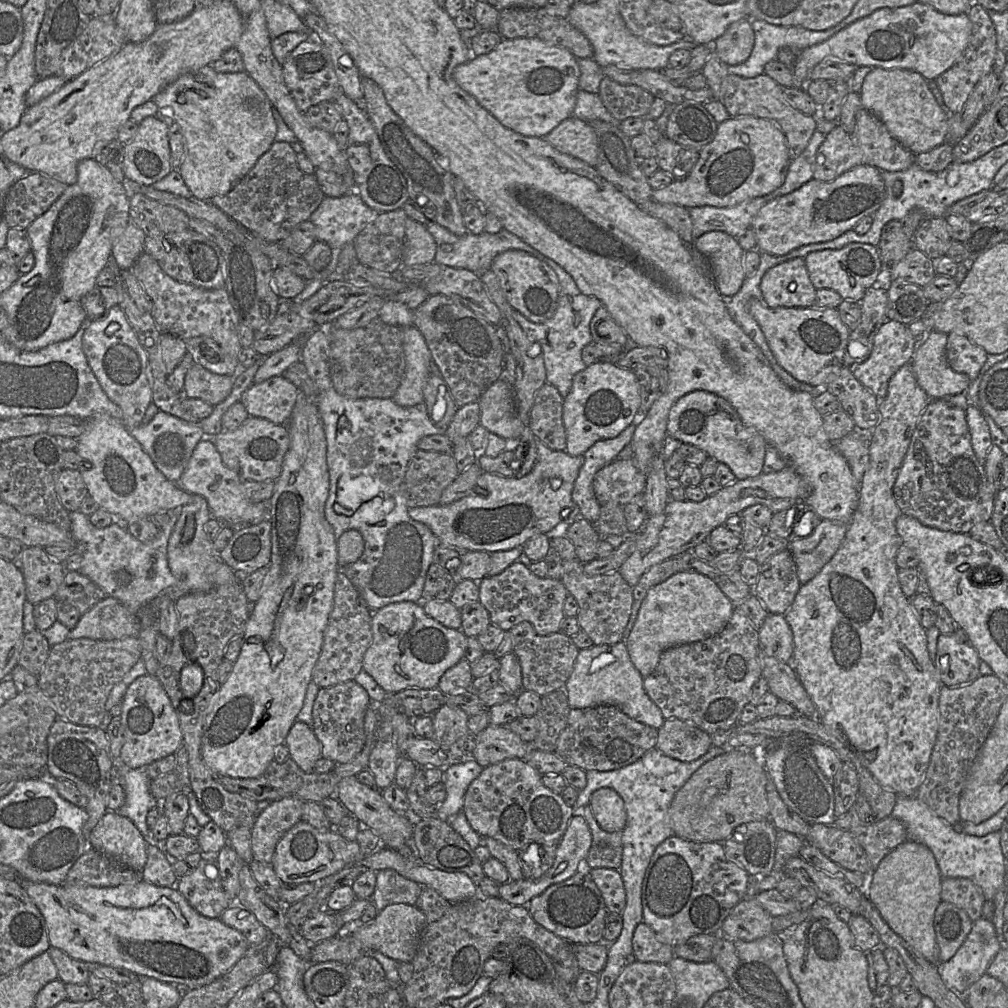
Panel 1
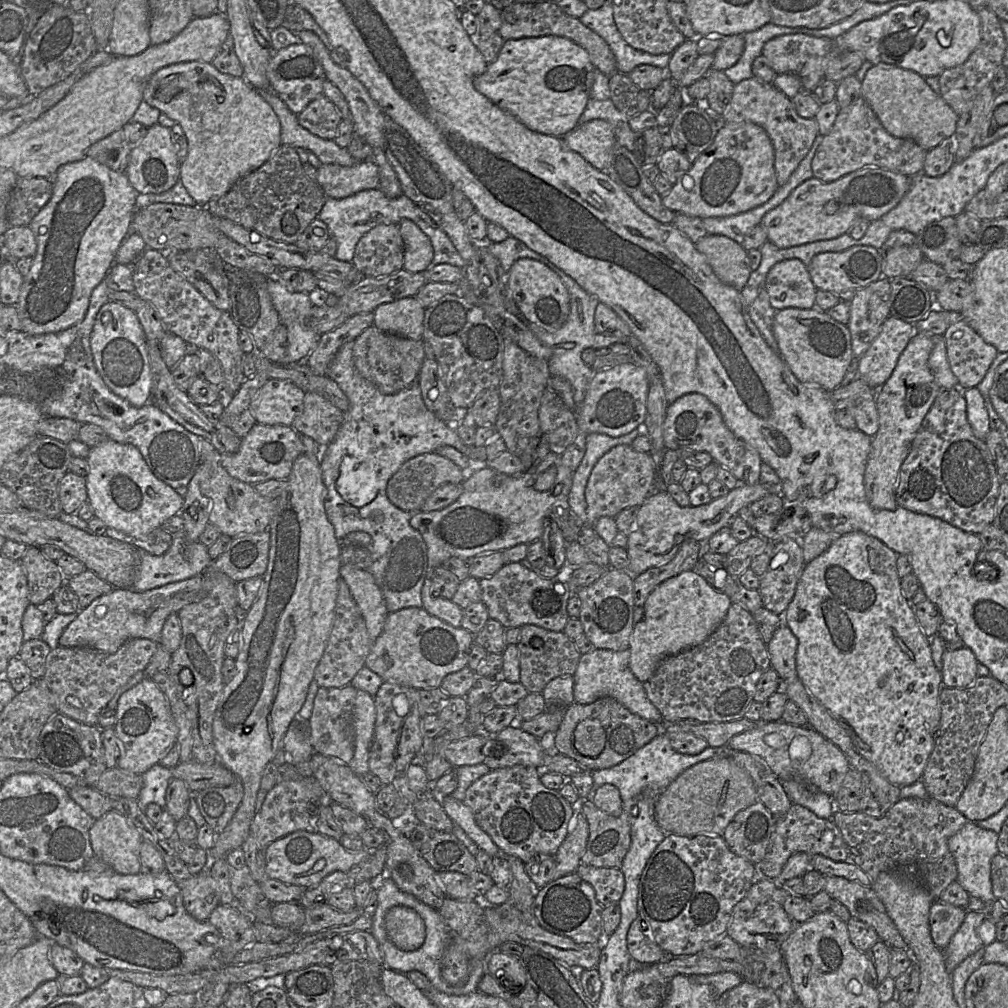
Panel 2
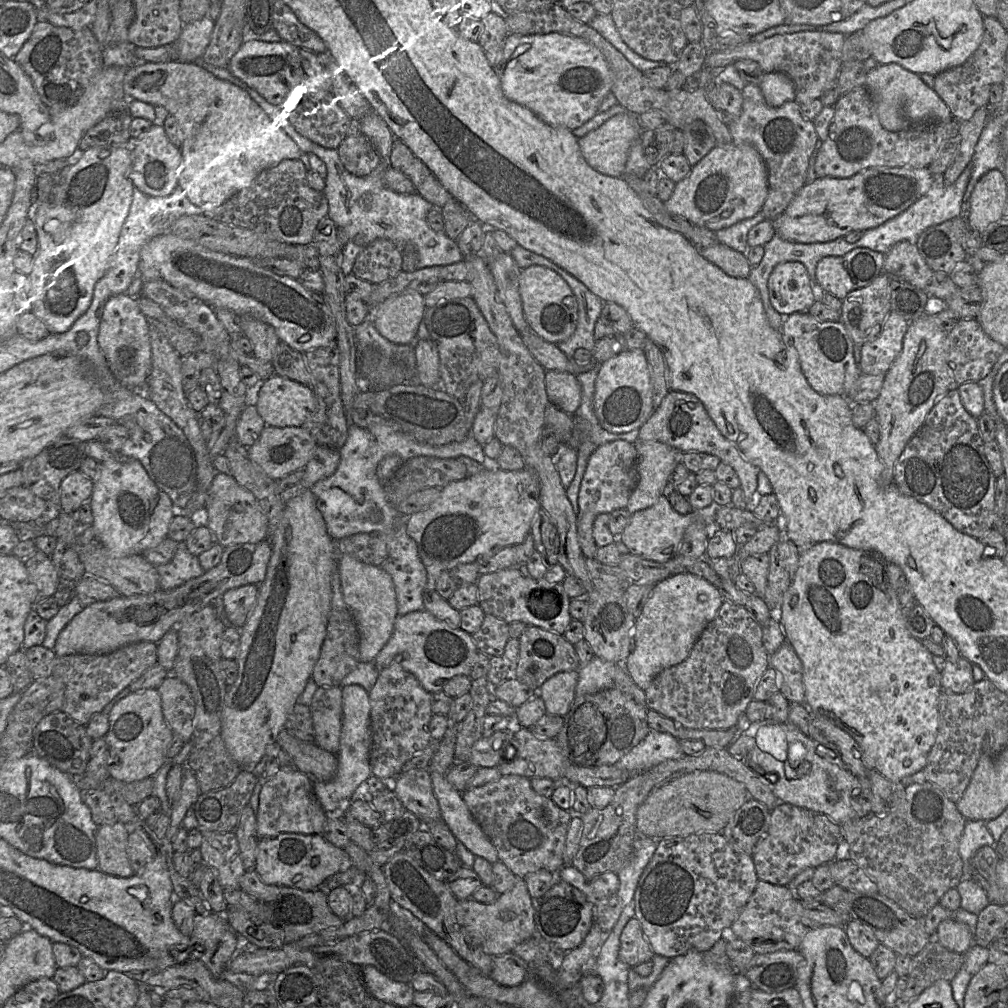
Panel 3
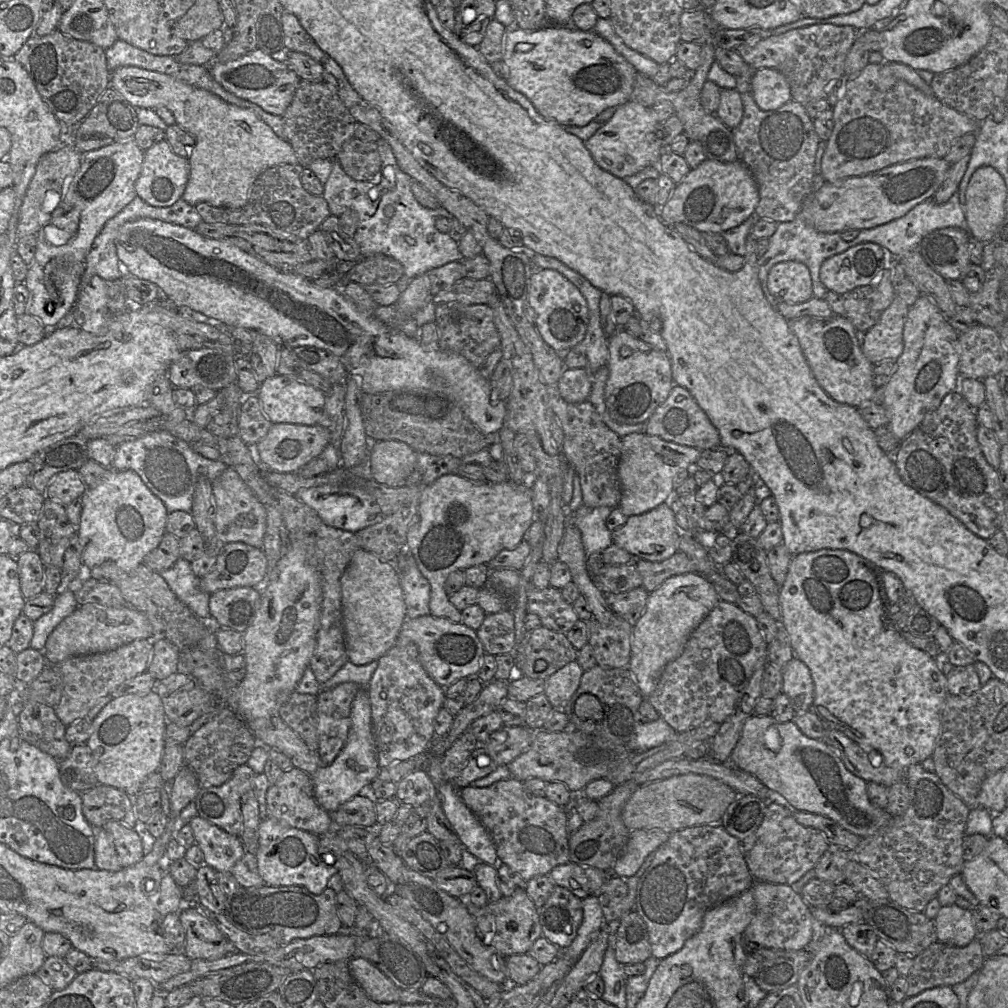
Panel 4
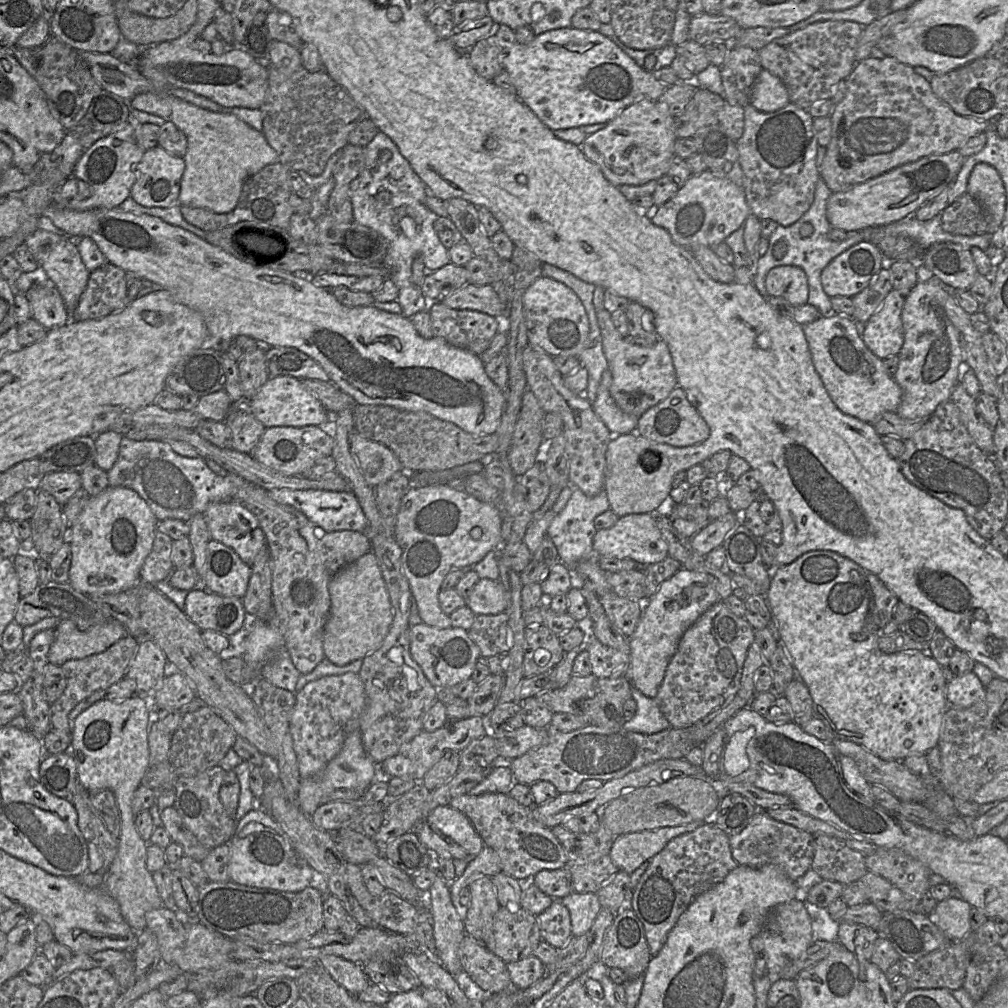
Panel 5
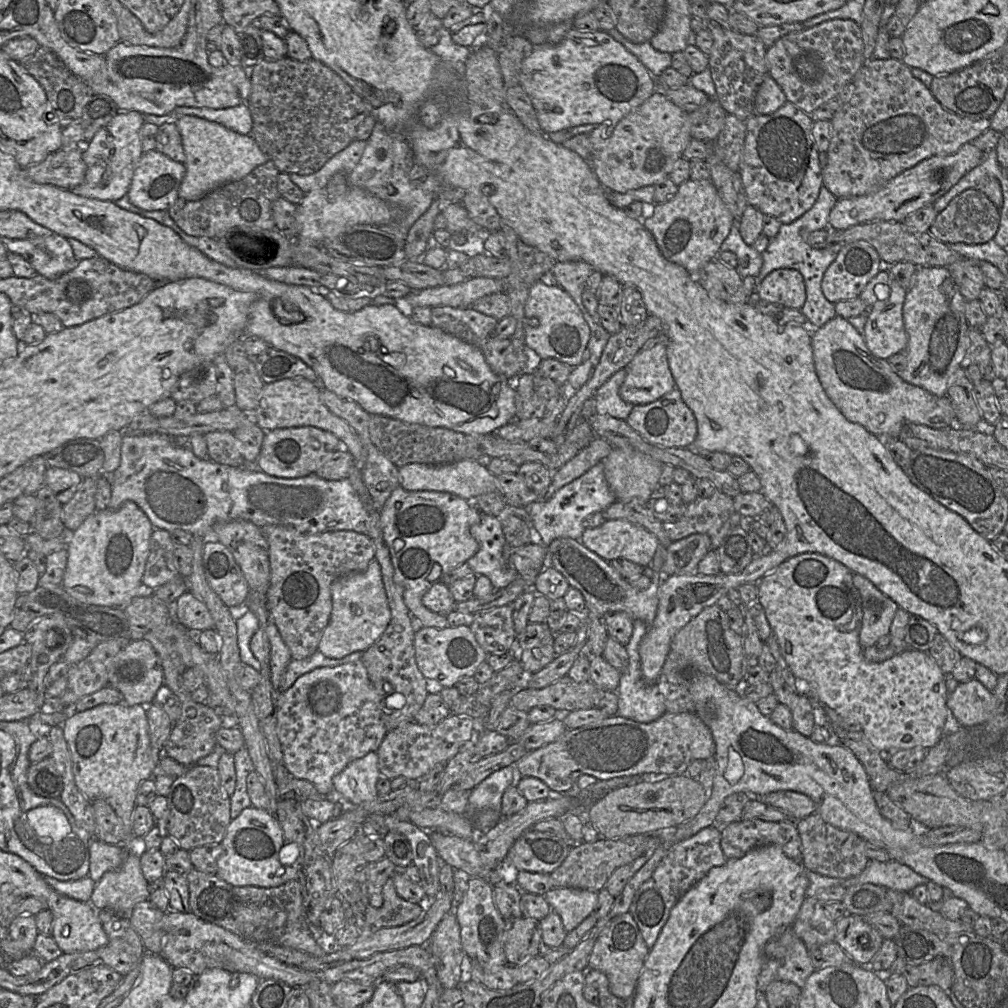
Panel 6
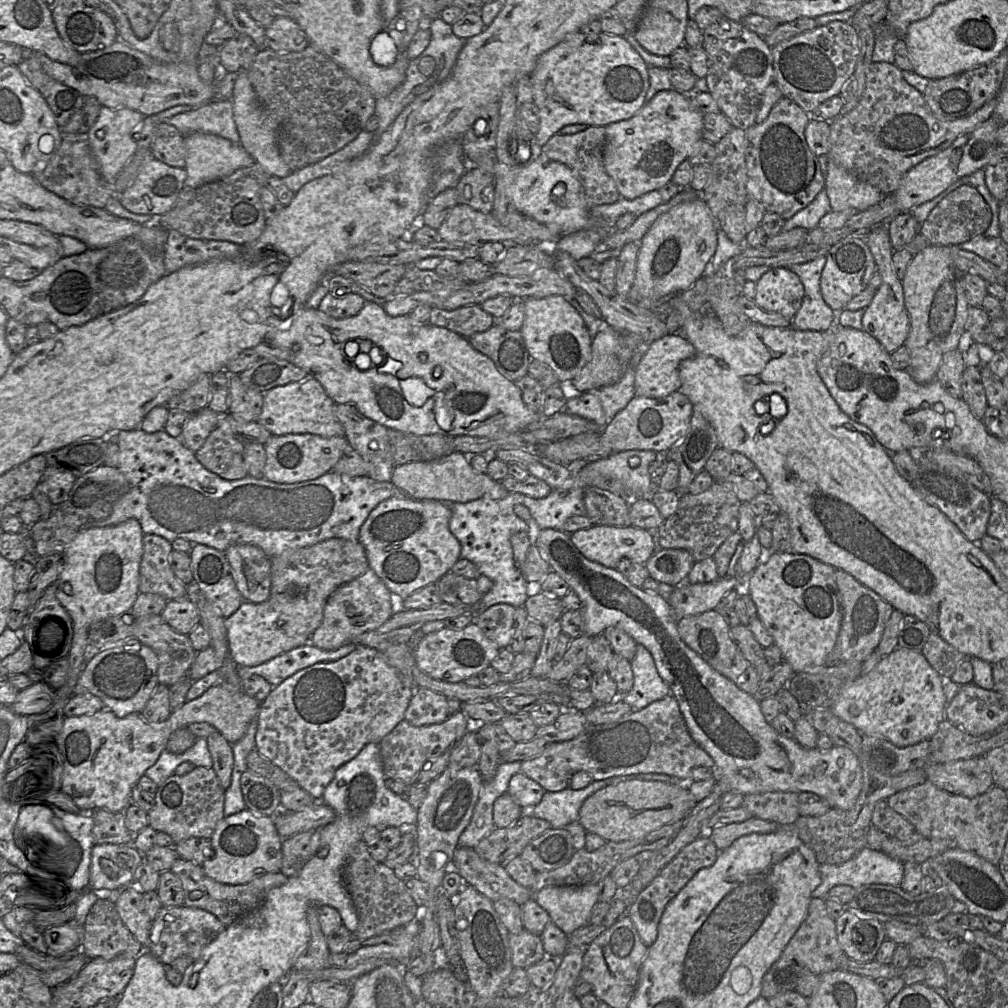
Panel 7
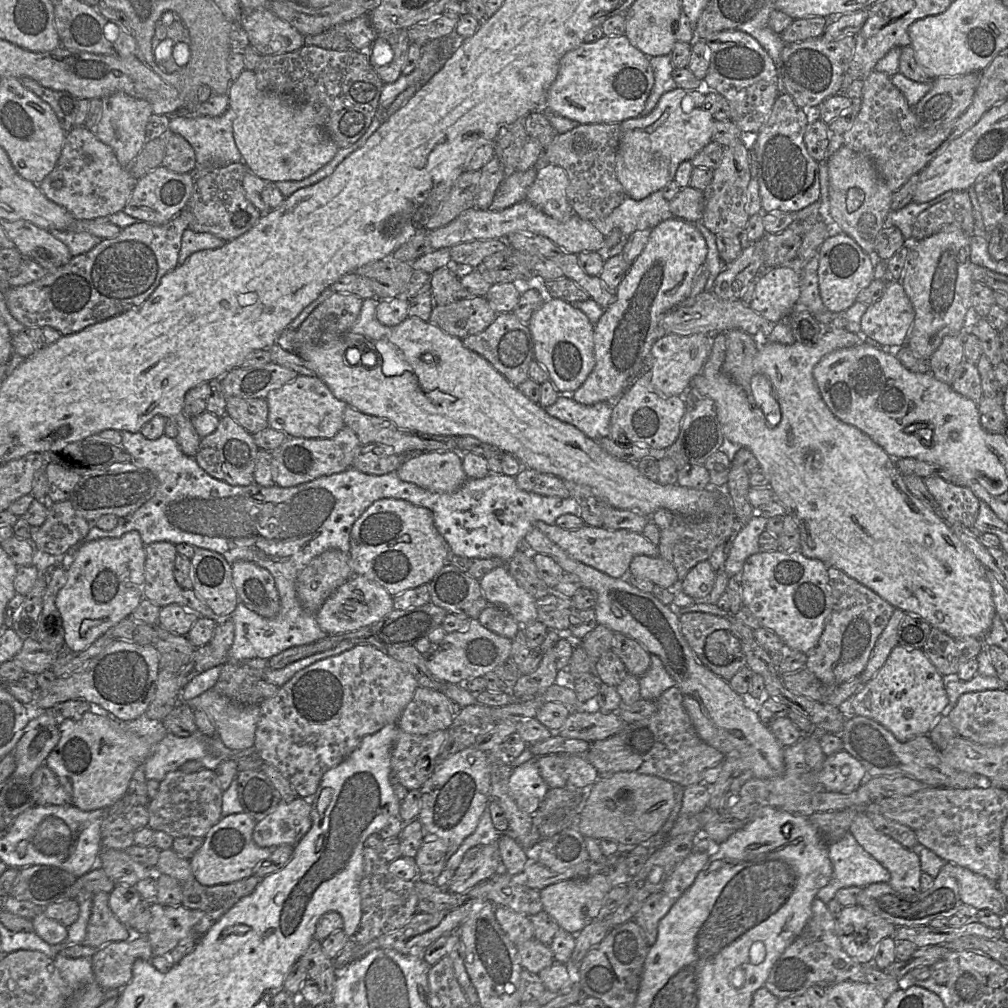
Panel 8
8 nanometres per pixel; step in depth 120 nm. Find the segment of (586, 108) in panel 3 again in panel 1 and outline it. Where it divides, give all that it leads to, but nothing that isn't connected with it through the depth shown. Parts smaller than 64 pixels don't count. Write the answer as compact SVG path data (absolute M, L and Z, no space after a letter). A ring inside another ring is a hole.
M536 38L502 39L492 51L479 56L471 56L468 61L457 65L452 72L452 77L464 91L472 95L477 100L477 102L487 111L489 111L502 125L523 136L528 137L542 138L564 119L569 118L573 113L576 102L576 94L579 89L579 67L577 64L577 58L565 48L549 45Z

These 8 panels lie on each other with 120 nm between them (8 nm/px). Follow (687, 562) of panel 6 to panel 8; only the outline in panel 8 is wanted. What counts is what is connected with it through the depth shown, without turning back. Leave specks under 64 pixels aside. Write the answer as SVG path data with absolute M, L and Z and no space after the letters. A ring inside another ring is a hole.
M635 556L629 565L629 573L666 589L671 588L678 580L674 566L660 556Z

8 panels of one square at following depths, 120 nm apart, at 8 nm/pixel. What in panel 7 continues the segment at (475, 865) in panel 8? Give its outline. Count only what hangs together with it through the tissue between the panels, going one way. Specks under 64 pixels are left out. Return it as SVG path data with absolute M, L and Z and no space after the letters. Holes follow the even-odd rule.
M525 812L512 825L493 830L473 849L481 858L505 867L505 864L519 856L531 841L550 828L548 821Z

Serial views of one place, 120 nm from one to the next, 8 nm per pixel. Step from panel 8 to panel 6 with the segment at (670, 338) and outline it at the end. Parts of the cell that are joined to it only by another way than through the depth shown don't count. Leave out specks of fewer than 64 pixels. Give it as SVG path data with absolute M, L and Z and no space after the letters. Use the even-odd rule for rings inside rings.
M658 335L649 340L624 368L626 377L619 390L619 395L622 400L632 405L649 404L676 388L667 359L667 345L667 335Z

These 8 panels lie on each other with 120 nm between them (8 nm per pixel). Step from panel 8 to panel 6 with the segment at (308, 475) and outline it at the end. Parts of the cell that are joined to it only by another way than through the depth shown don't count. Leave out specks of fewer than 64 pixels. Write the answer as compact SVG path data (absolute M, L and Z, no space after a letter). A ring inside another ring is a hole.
M314 426L277 428L266 431L256 464L258 469L279 478L300 478L314 474L319 466L340 448L342 442L333 433Z

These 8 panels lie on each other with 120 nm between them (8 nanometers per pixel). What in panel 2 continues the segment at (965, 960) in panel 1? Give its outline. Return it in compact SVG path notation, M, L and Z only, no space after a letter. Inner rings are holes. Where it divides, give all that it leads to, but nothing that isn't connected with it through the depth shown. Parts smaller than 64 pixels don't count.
M966 911L963 923L943 950L949 973L967 957L986 947L979 936L979 928L987 916L988 911Z

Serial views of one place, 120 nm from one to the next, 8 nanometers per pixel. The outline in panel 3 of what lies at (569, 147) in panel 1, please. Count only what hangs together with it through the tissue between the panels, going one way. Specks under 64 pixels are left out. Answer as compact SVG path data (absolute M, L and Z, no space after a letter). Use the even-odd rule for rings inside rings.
M631 112L616 114L598 128L578 139L579 148L586 162L597 172L612 177L621 177L625 173L629 150L633 142L640 138L642 128L638 115Z

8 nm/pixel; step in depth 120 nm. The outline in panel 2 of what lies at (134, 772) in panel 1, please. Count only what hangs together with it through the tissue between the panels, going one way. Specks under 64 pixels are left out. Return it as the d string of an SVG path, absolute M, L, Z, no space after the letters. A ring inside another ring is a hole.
M159 763L141 774L143 786L137 798L140 809L144 812L150 803L165 807L165 794L169 781L173 778L173 768L164 767Z

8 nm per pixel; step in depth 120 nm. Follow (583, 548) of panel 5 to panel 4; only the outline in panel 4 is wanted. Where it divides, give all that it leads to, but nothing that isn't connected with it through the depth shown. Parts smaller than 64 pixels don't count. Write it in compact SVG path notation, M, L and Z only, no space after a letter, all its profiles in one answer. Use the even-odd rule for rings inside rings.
M583 504L571 513L568 524L574 524L580 530L587 559L613 544L612 532L606 526L611 512L612 508L607 506L590 508Z

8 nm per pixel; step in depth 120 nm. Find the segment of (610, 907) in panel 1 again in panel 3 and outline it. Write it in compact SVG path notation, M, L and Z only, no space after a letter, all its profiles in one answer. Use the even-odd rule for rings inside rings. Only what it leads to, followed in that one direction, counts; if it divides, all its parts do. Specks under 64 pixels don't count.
M571 863L561 868L560 878L578 888L593 905L616 894L620 884L619 876L616 872L606 871L593 878L587 878Z

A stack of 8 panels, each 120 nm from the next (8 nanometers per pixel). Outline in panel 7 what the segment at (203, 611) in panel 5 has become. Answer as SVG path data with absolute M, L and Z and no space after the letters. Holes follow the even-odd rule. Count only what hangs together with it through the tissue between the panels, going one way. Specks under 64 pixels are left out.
M187 597L168 600L161 616L173 629L185 635L201 622L199 610Z

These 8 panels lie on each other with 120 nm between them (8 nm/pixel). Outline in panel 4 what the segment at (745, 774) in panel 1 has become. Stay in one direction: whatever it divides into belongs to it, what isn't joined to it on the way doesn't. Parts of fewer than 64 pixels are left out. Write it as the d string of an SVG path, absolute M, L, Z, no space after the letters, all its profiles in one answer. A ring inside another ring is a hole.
M684 774L640 785L622 810L622 820L630 830L661 829L675 832L685 828L720 824L728 806L739 795L724 782L703 774Z

